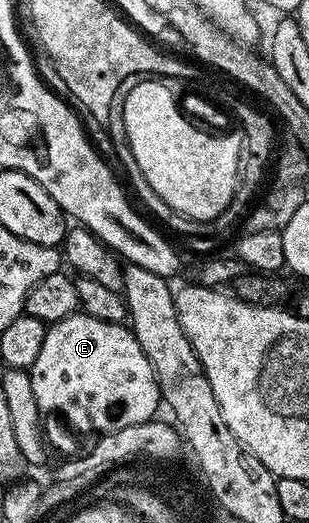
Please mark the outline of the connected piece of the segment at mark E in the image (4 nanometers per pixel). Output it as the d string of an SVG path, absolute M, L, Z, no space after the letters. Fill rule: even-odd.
M75 314L51 324L46 330L44 346L40 346L40 354L28 371L32 378L32 391L36 393L36 406L40 406L42 413L58 411L69 423L90 430L95 428L98 434L124 430L124 426L153 420L158 404L160 408L158 379L152 370L152 362L148 362L148 354L140 350L140 342L136 342L125 323L100 322L100 318Z

